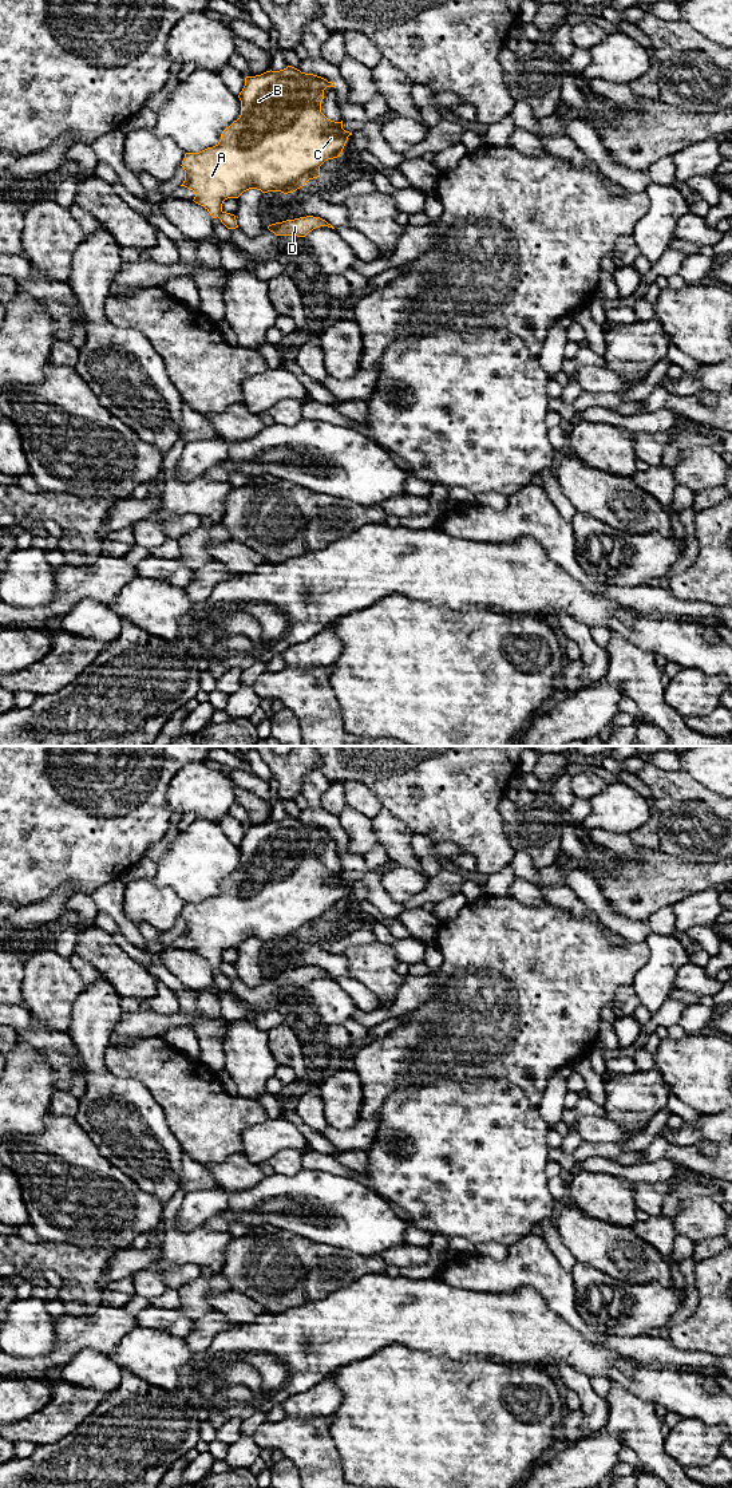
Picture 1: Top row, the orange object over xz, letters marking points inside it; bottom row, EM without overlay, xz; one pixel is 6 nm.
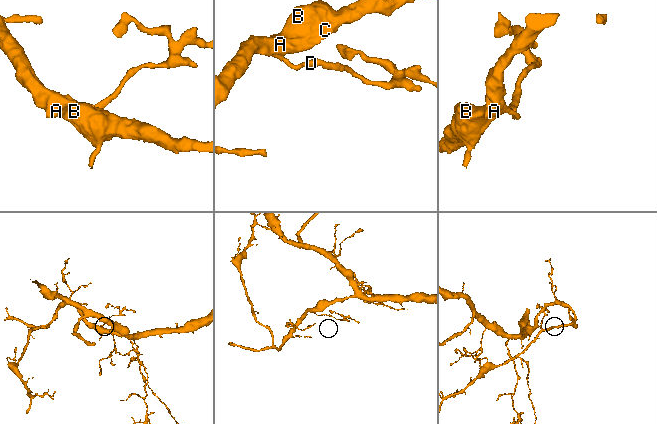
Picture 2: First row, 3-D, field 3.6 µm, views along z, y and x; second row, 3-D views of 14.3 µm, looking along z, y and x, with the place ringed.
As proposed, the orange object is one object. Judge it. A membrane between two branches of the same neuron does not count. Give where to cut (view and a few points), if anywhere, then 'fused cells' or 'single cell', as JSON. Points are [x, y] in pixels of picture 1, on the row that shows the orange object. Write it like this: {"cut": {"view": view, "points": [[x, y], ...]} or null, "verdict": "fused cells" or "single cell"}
{"cut": {"view": "xz", "points": [[222, 212], [218, 217]]}, "verdict": "fused cells"}

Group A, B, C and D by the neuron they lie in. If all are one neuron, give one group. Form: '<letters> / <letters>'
A B C / D

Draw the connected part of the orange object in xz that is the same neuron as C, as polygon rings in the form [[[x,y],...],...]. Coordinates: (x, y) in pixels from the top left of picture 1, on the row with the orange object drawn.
[[[292,66],[246,76],[238,95],[240,118],[222,131],[215,146],[185,154],[181,165],[185,181],[181,186],[193,190],[193,201],[217,218],[222,213],[225,200],[238,198],[249,189],[288,194],[302,188],[309,179],[320,177],[320,166],[340,157],[348,137],[352,135],[343,129],[343,121],[331,121],[321,113],[327,87],[336,84]]]

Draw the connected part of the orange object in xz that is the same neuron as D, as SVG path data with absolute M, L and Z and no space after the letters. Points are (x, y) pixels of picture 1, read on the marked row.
M313 216L276 222L276 224L269 225L268 229L273 232L276 236L305 237L309 232L320 226L328 226L328 228L335 229L325 220L320 217L313 217Z

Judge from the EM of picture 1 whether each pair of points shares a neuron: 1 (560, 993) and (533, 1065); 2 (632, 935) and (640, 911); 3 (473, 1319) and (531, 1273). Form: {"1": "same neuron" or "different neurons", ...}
{"1": "same neuron", "2": "different neurons", "3": "different neurons"}

